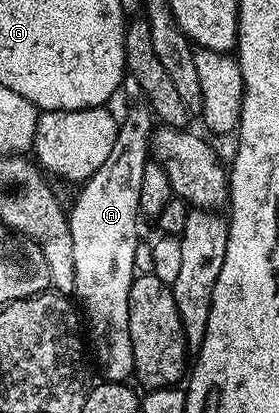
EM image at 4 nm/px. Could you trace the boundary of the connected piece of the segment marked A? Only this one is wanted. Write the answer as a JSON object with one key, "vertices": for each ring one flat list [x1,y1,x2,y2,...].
{"vertices":[[138,101,138,104,136,104,135,107,130,107,127,109,126,116,124,116,124,117,121,116,120,126,118,129,118,137,116,139,116,145,112,145,112,153,108,153,108,161,104,161,104,165,100,165,100,169,96,169,96,173,94,175,90,176,89,178,87,178,85,180,85,182,83,182,81,184,81,185,83,185,82,192,79,193,78,200,76,200,74,203,73,211,71,209,71,211,69,212,69,215,68,215,68,218,70,220,70,232,72,233,72,253,74,254,74,289,73,289,73,294,75,296,78,295,79,300,77,299,77,302,80,304,80,307,81,307,80,302,82,302,83,308,81,307,81,310,84,312,84,315,85,315,84,310,86,310,86,315,88,318,90,318,90,331,89,331,89,327,88,327,88,335,89,335,89,338,90,338,90,335,92,338,94,338,94,347,95,347,95,351,92,351,92,355,93,355,93,358,94,358,94,355,96,358,98,358,98,367,100,370,102,370,101,378,103,380,105,380,105,382,107,382,107,383,126,383,127,380,129,380,129,378,131,378,131,376,134,375,134,350,132,349,132,337,130,336,130,287,132,284,134,284,134,280,136,278,136,270,134,267,134,254,136,253,137,245,140,242,140,236,138,236,138,222,140,222,140,216,138,213,138,206,140,205,140,181,144,181,144,169,146,168,146,164,148,162,148,142,151,140,151,137,152,137,152,112,151,112,149,106,147,106,147,104,145,102]]}

